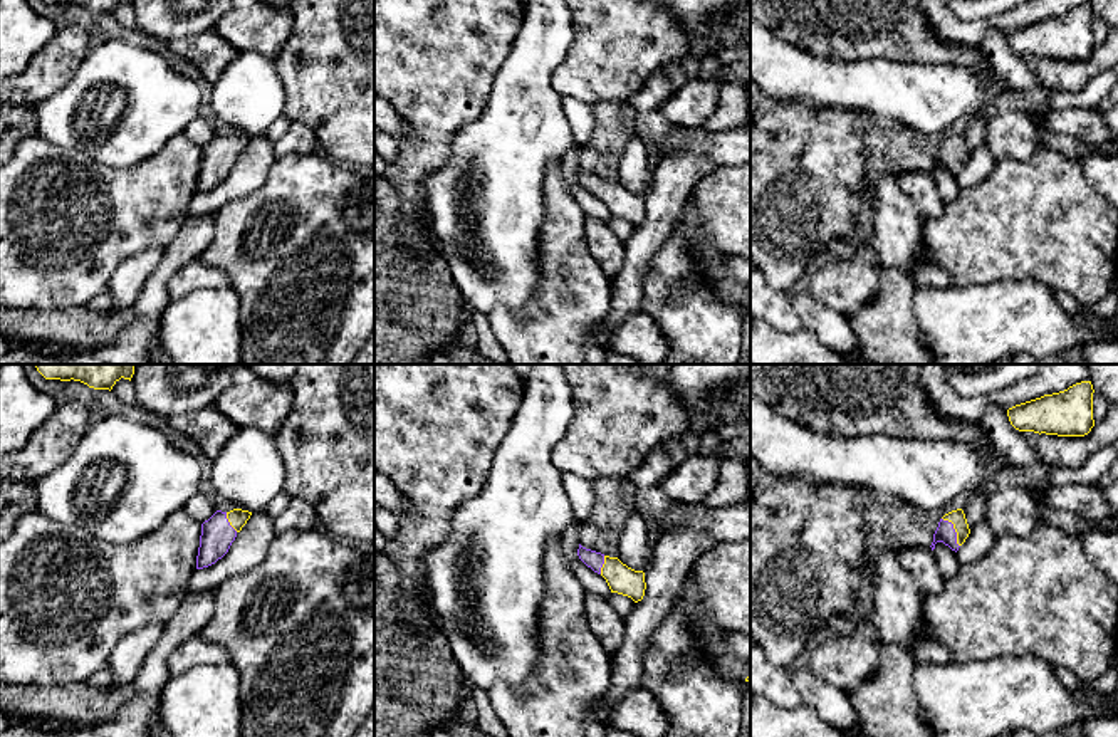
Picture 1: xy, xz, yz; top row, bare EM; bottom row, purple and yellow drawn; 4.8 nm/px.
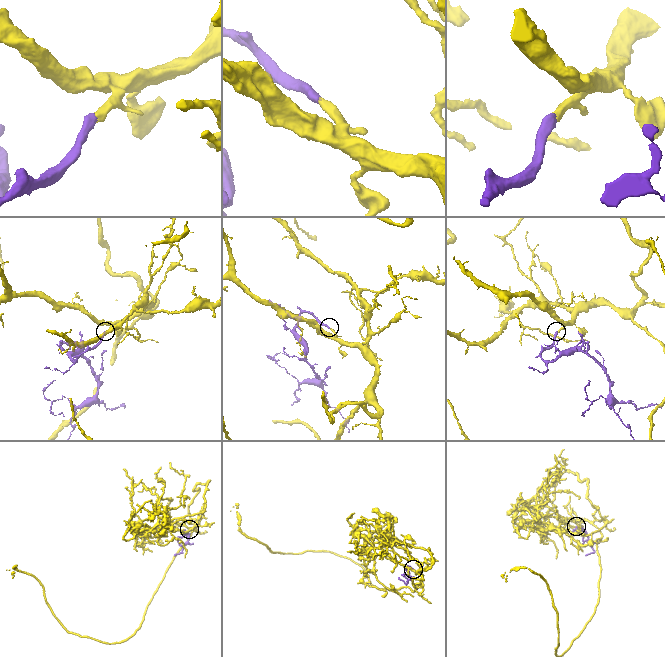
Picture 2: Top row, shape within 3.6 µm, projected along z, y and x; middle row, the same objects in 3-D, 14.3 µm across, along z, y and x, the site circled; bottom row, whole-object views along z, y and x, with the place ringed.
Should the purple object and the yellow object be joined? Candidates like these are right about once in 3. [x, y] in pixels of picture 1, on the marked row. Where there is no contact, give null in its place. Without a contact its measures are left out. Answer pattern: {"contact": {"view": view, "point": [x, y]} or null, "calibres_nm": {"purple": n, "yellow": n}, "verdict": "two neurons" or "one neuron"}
{"contact": {"view": "yz", "point": [954, 531]}, "calibres_nm": {"purple": 90, "yellow": 80}, "verdict": "one neuron"}

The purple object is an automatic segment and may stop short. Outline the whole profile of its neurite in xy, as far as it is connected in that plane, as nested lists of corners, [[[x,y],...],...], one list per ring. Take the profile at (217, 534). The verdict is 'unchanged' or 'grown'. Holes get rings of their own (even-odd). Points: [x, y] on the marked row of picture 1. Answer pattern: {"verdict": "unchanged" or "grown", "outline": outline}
{"verdict": "grown", "outline": [[[233,509],[230,512],[217,510],[205,520],[201,524],[196,569],[208,567],[222,559],[250,515],[252,512],[242,509]]]}

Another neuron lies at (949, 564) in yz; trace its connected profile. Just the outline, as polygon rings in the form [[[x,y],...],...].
[[[943,542],[935,544],[933,554],[935,554],[935,559],[938,562],[938,569],[942,572],[943,579],[953,578],[964,566],[959,561],[957,552],[952,551]]]

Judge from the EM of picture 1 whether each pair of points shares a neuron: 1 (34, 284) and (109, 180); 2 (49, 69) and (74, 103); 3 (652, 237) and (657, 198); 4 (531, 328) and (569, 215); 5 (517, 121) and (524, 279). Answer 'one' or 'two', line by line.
1: one
2: two
3: one
4: one
5: one

